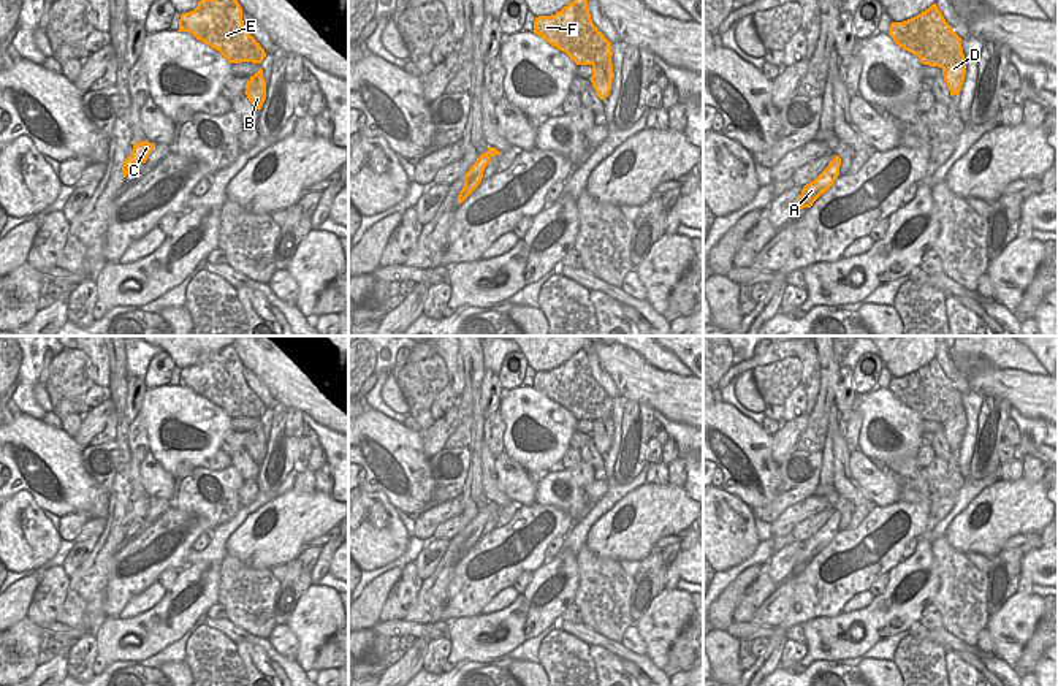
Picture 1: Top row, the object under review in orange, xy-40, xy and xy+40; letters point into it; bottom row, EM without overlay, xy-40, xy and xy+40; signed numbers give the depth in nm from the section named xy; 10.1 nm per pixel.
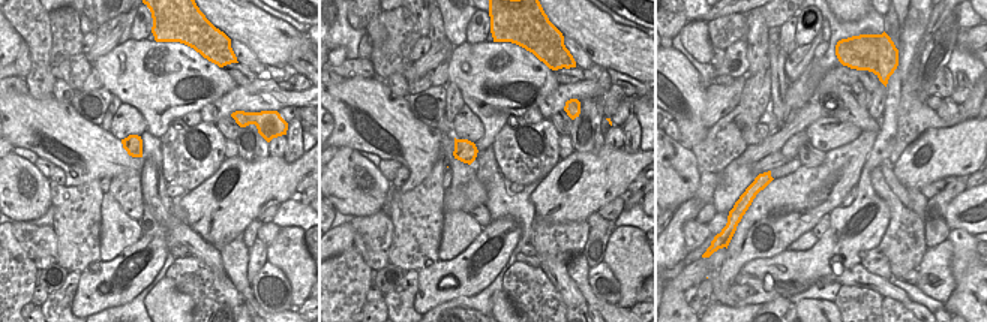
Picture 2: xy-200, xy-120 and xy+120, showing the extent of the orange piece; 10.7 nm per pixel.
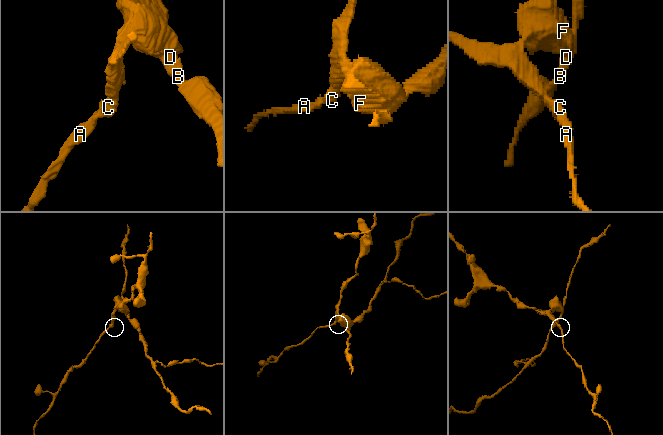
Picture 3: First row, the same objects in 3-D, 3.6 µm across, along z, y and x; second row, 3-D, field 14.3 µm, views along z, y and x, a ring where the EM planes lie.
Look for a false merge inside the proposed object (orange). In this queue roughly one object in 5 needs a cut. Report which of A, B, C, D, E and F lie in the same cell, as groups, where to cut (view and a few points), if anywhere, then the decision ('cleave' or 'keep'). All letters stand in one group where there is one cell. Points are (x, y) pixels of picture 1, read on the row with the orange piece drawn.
A C E F / B D; cut in xy+40 along (962, 51), (941, 67); cleave

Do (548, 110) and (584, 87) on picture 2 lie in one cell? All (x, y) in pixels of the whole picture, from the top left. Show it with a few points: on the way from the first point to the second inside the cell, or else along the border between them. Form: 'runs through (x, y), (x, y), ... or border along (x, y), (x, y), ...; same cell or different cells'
runs through (557, 101), (566, 92), (575, 92); same cell

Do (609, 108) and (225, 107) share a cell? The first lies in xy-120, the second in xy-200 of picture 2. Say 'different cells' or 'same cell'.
same cell

